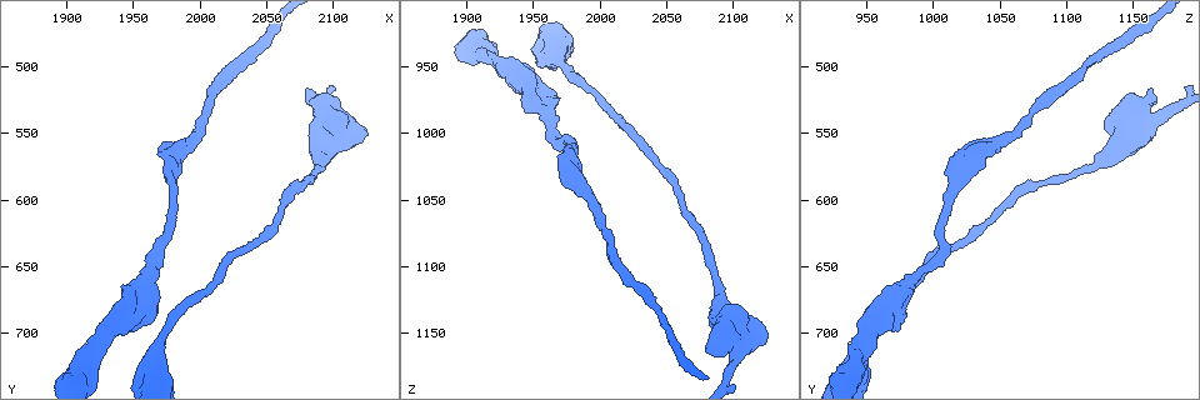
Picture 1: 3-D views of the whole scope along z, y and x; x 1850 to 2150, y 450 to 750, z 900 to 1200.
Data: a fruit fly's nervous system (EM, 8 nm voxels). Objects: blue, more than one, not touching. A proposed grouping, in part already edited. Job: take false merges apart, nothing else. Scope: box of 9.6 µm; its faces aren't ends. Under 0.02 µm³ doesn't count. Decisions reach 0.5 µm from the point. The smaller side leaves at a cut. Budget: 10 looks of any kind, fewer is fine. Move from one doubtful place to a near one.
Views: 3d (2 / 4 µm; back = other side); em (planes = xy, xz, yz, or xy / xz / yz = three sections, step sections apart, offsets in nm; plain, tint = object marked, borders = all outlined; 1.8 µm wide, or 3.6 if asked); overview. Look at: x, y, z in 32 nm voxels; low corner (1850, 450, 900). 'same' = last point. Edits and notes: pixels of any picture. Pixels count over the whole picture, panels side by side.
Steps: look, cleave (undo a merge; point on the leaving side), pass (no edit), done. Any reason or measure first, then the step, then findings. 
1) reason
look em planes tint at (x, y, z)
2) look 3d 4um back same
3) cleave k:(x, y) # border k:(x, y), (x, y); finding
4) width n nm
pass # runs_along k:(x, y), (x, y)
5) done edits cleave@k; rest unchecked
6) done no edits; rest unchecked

calibre changes
look 3d 4um at (2088, 578, 1110)

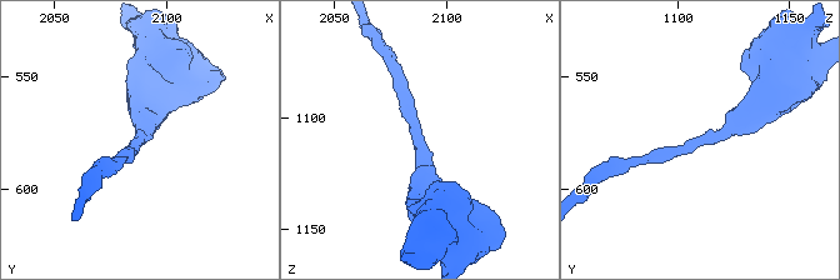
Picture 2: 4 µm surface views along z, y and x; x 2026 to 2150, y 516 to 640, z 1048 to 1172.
arm_widths 200, 360 nm
look em xz step 8 tint at (2088, 579, 1112)

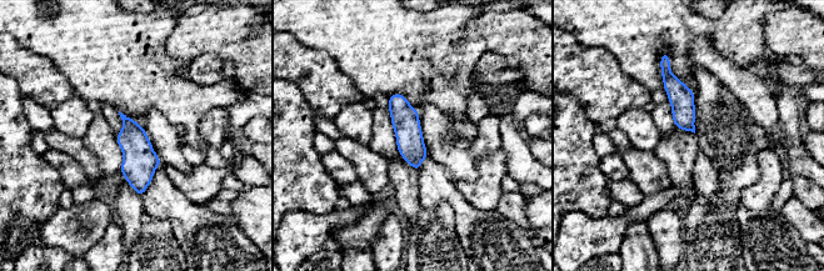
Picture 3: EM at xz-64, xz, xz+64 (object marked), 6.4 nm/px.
another direction
look em xy step 16 tint same

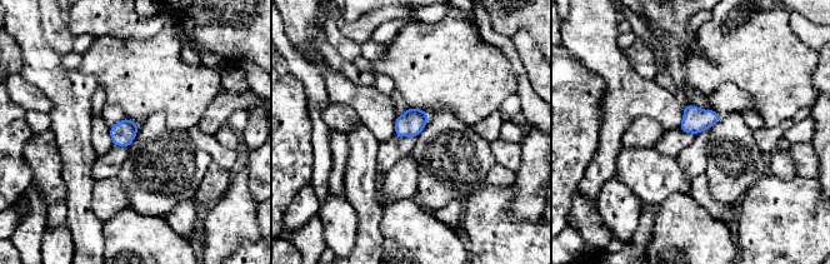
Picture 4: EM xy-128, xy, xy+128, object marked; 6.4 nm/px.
pass # all the same cell

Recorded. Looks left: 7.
look em 3.6um planes borders at (2096, 538, 1152)

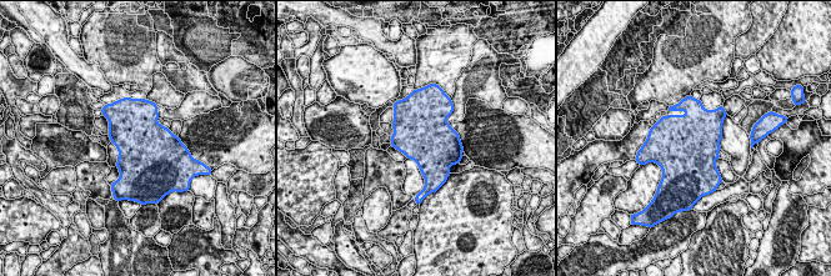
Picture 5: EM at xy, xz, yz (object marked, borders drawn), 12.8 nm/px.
pass # one cell here

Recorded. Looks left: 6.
thin neck
look em planes tint at (2004, 534, 1074)

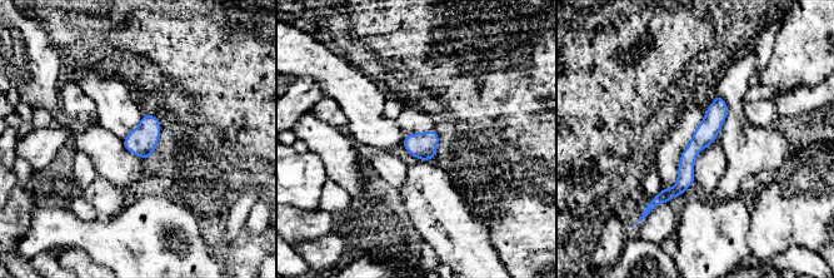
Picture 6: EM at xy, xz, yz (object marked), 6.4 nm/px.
width 140 nm
pass # runs_along 6:(718, 99), (685, 179), (657, 200); continuous, no second cell

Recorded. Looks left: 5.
thin neck
look em xz step 4 tint at (1916, 714, 946)

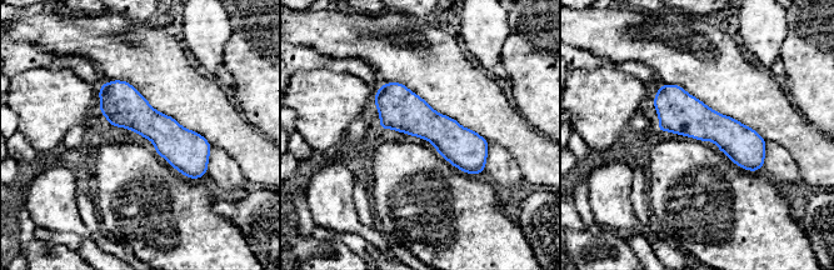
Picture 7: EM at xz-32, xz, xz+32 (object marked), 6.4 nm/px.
cut it another way
look em planes tint same

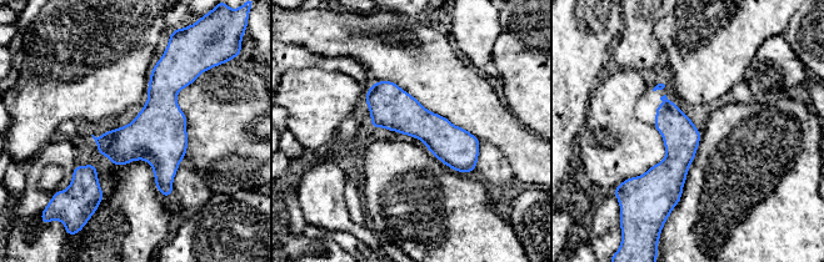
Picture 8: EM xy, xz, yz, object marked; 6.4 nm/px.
pass # runs_along 8:(374, 86), (473, 165); continuous, no second cell

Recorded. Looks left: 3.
done no edits; rest unchecked

